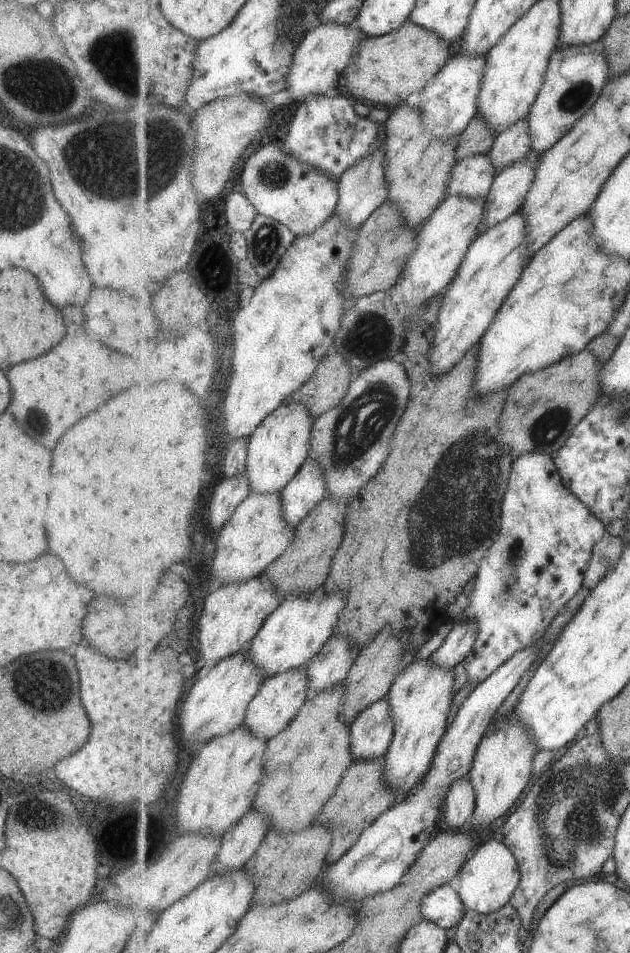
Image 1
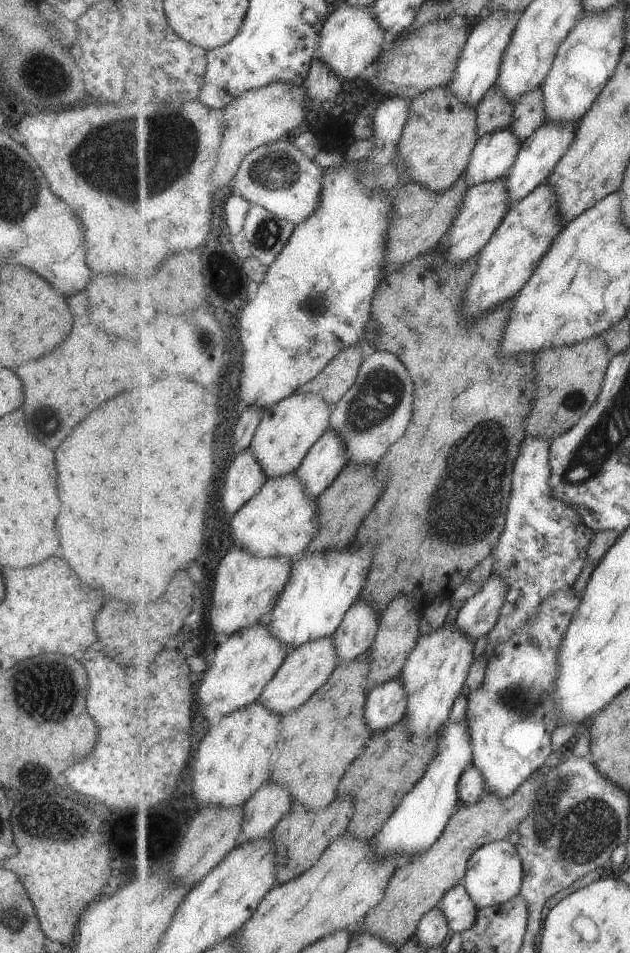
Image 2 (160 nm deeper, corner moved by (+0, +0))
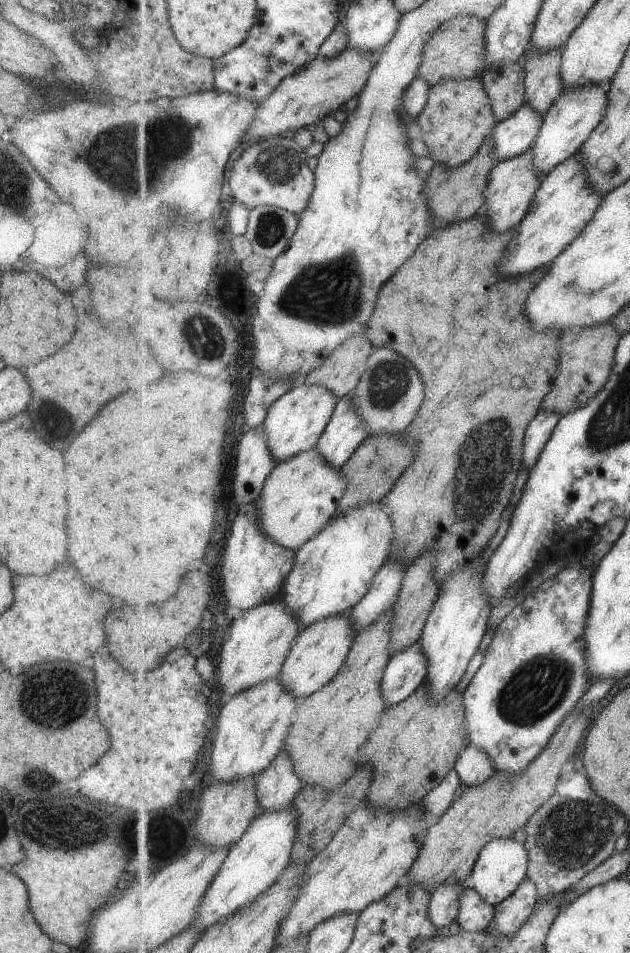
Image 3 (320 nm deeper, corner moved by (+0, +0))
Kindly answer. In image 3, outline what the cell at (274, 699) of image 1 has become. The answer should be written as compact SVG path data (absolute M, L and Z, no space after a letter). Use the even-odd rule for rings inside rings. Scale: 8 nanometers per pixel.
M349 610L343 615L322 618L301 630L300 636L296 638L296 644L288 652L279 676L285 690L295 698L301 701L321 690L321 687L329 684L343 668L359 633L354 629L351 612L352 610Z

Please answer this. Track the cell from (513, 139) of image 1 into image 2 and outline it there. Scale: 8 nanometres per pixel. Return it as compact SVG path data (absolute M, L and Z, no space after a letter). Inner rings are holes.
M538 86L531 92L522 94L517 102L515 120L511 128L520 136L522 142L528 139L547 119L544 107L544 92Z

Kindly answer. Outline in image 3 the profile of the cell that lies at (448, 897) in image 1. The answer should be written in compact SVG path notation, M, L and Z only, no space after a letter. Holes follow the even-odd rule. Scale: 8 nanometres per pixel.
M465 887L460 896L458 923L463 931L478 933L489 929L496 917L496 908L476 890Z

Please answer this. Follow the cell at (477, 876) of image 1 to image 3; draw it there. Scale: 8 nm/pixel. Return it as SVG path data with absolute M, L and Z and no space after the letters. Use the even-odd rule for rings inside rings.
M493 839L481 850L473 872L465 880L465 886L476 890L487 902L496 907L528 878L529 859L529 851L524 843L514 839Z

